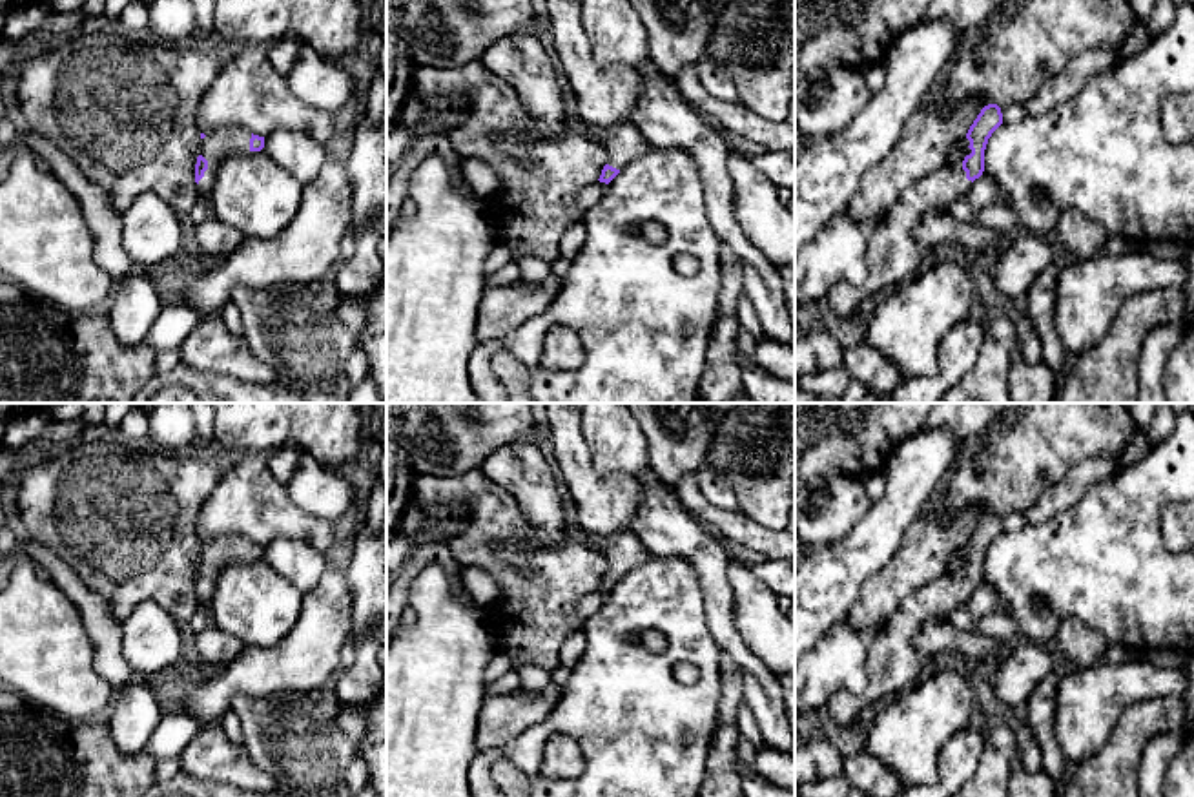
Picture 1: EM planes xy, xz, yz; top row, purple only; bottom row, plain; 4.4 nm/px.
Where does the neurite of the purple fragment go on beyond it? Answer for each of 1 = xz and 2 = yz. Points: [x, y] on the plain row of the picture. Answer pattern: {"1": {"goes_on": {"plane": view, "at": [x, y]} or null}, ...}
{"1": {"goes_on": {"plane": "xz", "at": [624, 551]}}, "2": {"goes_on": {"plane": "yz", "at": [894, 664]}}}

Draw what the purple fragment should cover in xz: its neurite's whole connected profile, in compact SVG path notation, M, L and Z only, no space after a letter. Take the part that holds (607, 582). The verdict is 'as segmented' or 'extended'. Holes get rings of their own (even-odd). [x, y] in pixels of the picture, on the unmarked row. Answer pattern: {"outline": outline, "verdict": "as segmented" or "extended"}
{"outline": "M631 529L618 531L611 538L589 534L589 542L607 558L607 573L602 578L600 591L609 593L631 569L651 558Z", "verdict": "extended"}

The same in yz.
{"outline": "M984 514L966 542L962 574L944 571L902 600L868 651L868 686L860 693L840 689L820 709L824 726L835 730L857 722L870 704L901 695L933 668L935 660L915 647L913 637L928 620L946 618L953 607L968 602L984 580L988 547L1001 533L1001 516Z", "verdict": "extended"}

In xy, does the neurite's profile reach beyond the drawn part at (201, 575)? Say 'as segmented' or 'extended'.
extended

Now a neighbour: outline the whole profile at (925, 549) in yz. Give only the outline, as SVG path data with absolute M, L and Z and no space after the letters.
M937 505L921 512L891 560L864 582L844 620L857 631L884 627L908 595L946 571L950 556L968 542L983 516L981 505L955 516L944 516Z

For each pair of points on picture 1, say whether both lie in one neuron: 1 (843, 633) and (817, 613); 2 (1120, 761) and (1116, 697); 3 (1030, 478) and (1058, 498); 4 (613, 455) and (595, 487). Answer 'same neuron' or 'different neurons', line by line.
1: different neurons
2: different neurons
3: different neurons
4: different neurons

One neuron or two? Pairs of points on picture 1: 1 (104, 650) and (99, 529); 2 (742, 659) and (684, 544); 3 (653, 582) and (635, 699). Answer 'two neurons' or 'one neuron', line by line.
1: two neurons
2: one neuron
3: one neuron

